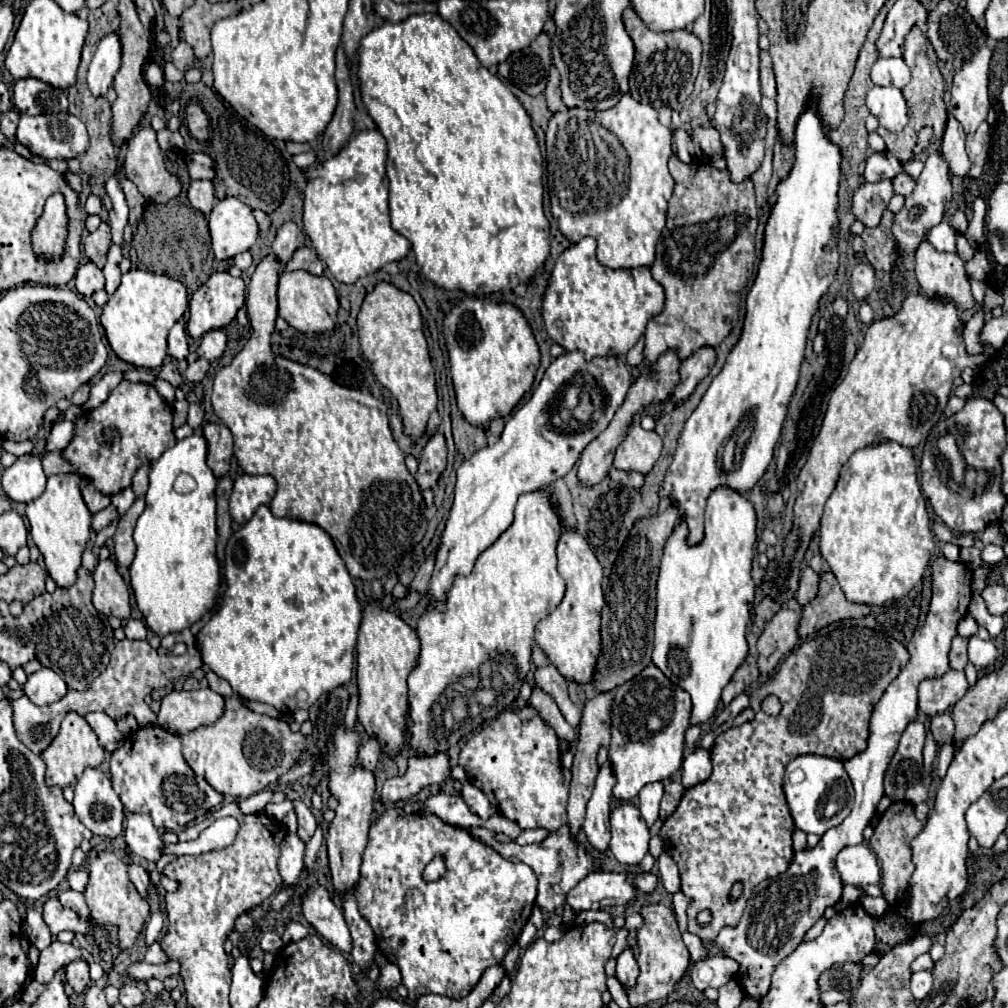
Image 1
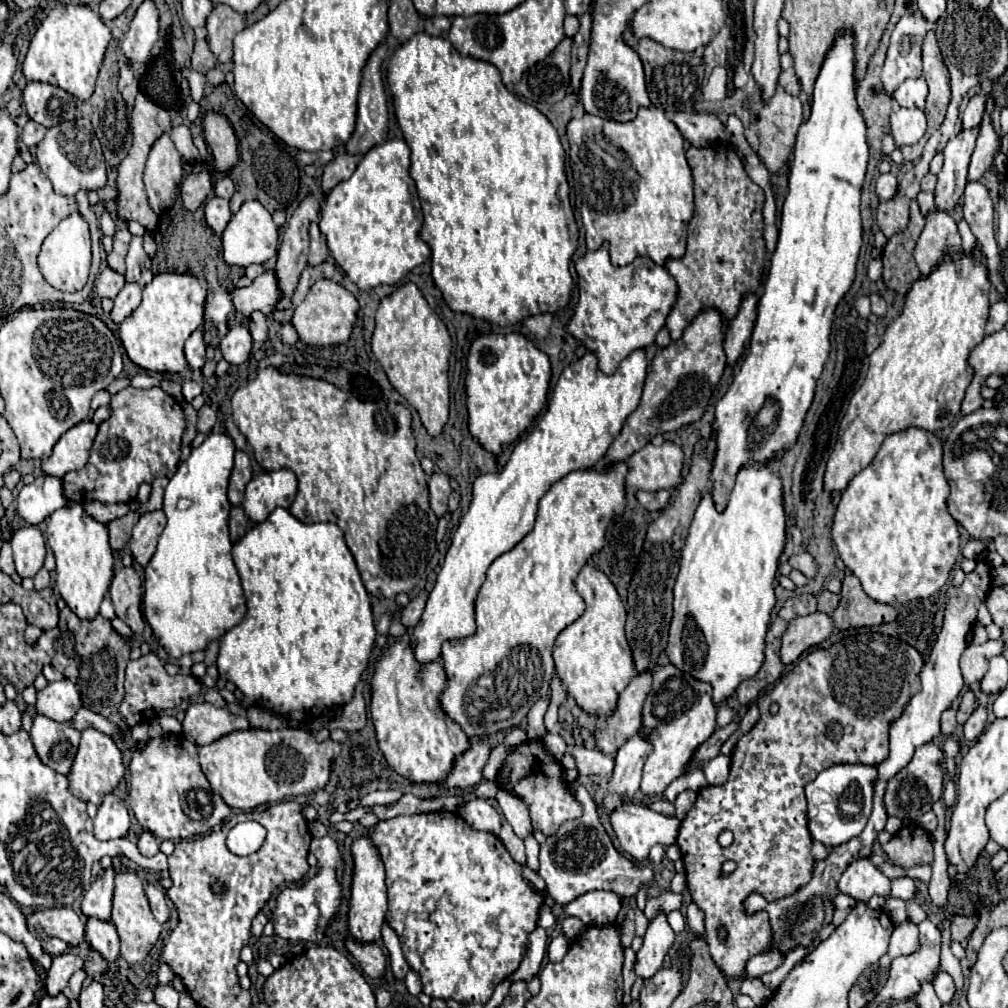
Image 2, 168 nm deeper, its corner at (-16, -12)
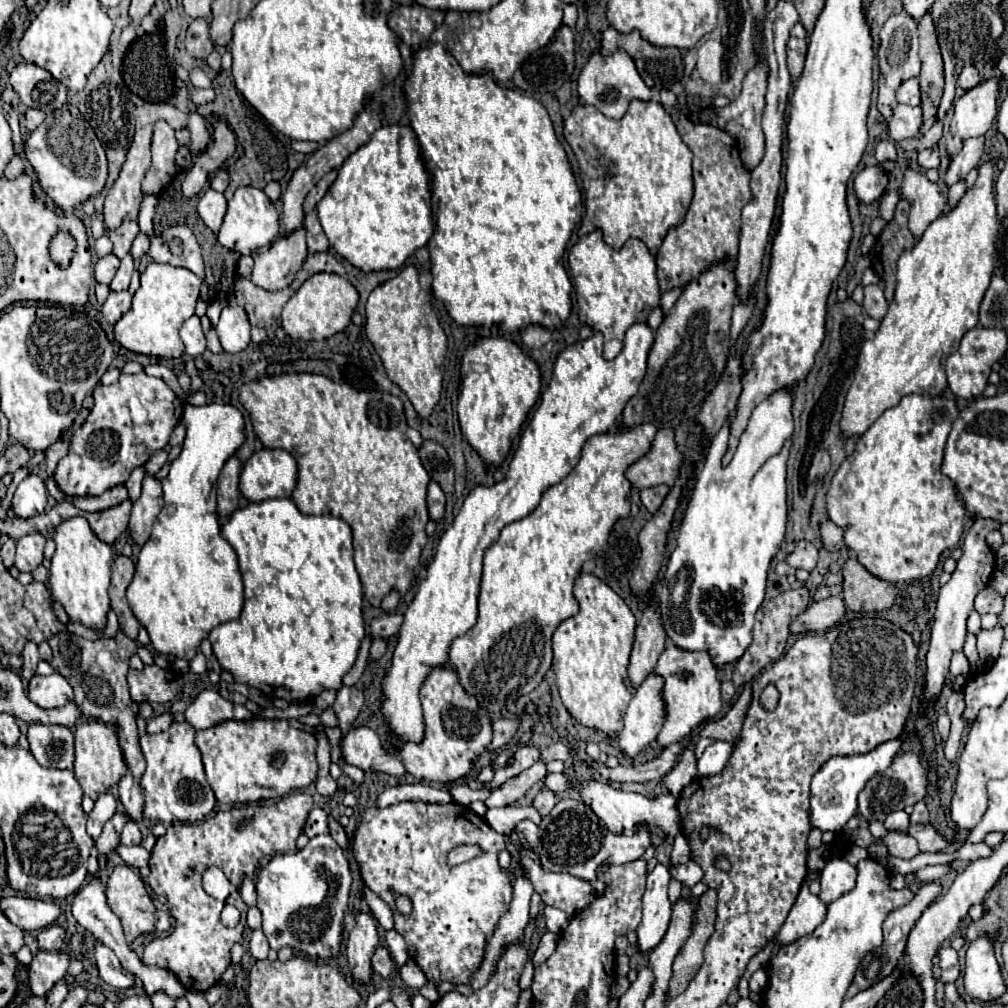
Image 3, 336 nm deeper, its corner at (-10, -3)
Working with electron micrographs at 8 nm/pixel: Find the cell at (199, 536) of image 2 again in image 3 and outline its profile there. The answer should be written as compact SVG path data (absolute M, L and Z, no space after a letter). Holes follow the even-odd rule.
M184 405L182 421L186 425L186 439L182 453L172 461L170 473L162 479L164 487L164 507L154 523L154 531L146 545L140 549L136 575L126 591L130 609L136 619L146 627L154 649L160 655L172 655L182 659L192 659L198 653L198 645L208 633L220 623L232 621L240 615L244 605L244 583L238 569L238 555L232 545L220 535L220 523L216 513L216 489L218 473L222 471L228 457L244 441L244 417L232 405Z

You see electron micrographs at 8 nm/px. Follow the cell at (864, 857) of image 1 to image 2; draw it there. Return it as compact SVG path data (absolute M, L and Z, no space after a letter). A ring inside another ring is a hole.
M868 858L852 862L836 884L842 894L862 902L868 902L874 894L890 894L890 880Z

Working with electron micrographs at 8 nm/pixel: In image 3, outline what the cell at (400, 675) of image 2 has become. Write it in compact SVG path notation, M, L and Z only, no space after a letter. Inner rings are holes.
M434 667L430 671L430 675L426 677L426 681L422 683L420 689L420 699L422 699L422 709L424 709L424 739L420 743L414 741L402 741L398 745L398 755L402 757L404 769L414 775L416 779L426 779L428 783L450 783L456 781L464 775L470 773L472 761L482 755L482 751L486 749L486 745L492 739L492 729L490 729L490 721L486 719L486 715L480 711L478 701L474 697L468 697L466 691L462 689L462 685L458 683L458 675L454 673L454 669L450 667Z

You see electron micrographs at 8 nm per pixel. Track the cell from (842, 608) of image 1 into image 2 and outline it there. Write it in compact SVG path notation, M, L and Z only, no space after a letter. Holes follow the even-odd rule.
M850 574L842 582L840 604L834 610L832 618L840 630L860 628L860 626L876 626L884 622L892 622L896 618L896 608L890 604L880 604L868 598L860 586L860 580Z

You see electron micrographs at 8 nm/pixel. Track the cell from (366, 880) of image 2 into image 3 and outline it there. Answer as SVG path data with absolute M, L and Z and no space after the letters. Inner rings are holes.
M360 909L356 913L356 925L350 931L350 937L346 941L346 957L352 969L354 981L368 983L372 975L370 957L378 947L378 933L376 933L376 919L372 913L366 913Z

